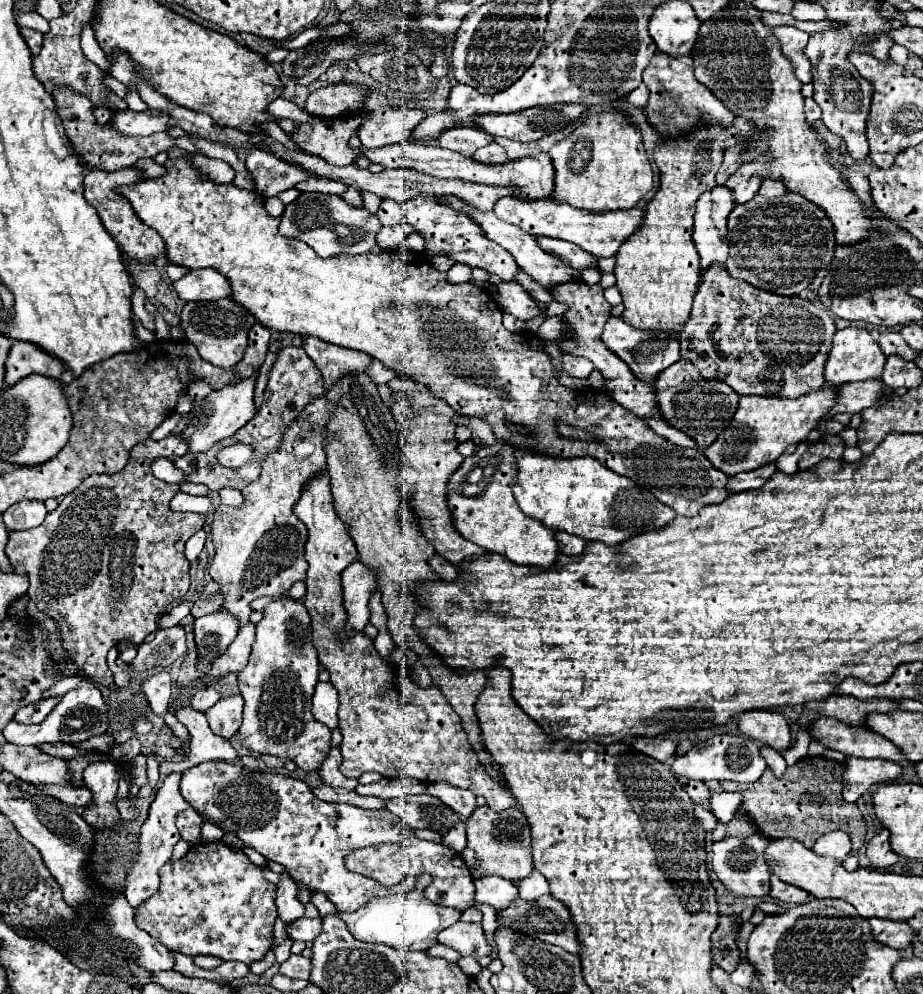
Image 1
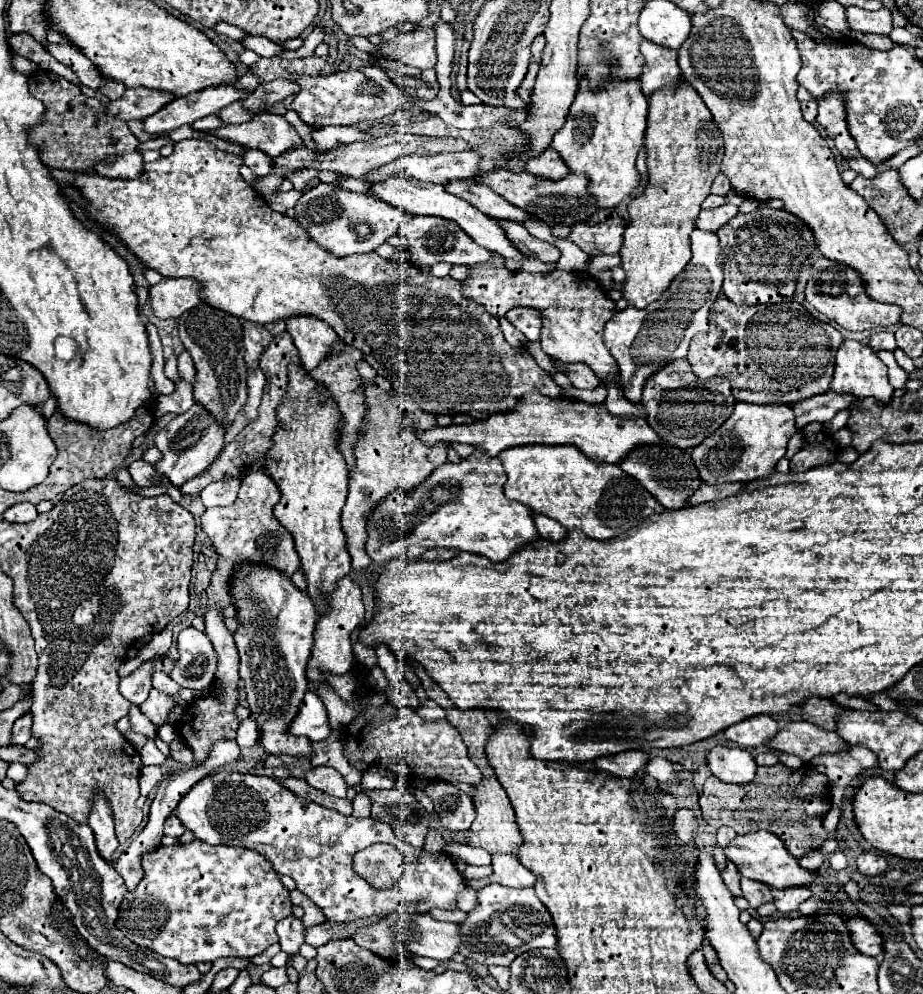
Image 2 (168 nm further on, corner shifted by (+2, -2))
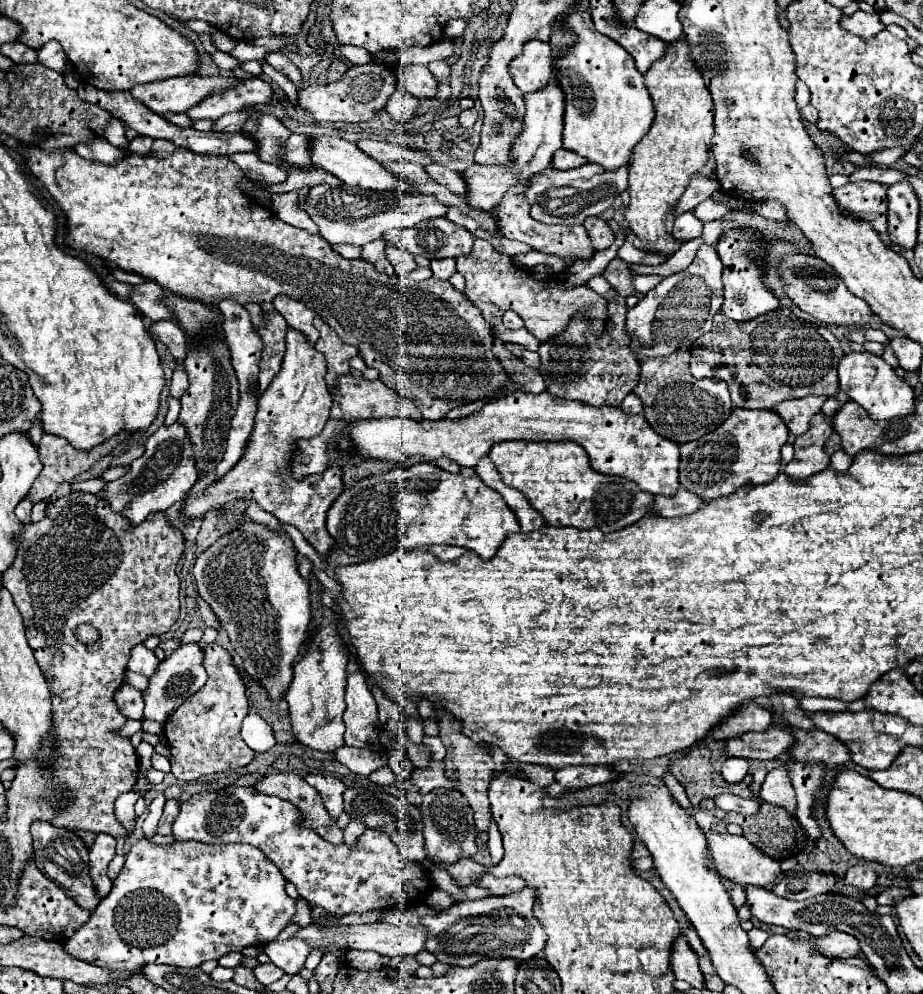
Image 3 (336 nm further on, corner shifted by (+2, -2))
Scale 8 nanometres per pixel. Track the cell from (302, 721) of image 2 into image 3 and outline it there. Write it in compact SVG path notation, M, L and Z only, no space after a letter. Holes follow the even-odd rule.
M250 712L242 722L242 740L254 752L266 752L274 746L274 728L266 718Z

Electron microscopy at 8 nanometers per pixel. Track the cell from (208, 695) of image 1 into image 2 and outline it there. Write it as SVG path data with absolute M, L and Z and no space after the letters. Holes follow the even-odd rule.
M186 628L178 634L178 660L170 670L170 678L180 688L204 690L214 680L216 652L204 632Z

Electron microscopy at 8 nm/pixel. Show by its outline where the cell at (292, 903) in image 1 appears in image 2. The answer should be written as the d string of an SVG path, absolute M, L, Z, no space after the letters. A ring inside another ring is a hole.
M288 916L288 920L282 920L278 922L278 928L276 928L278 936L280 936L280 948L282 952L288 954L288 964L286 966L292 966L292 956L298 954L300 946L304 944L304 926L302 926L302 920L296 920L294 916Z

